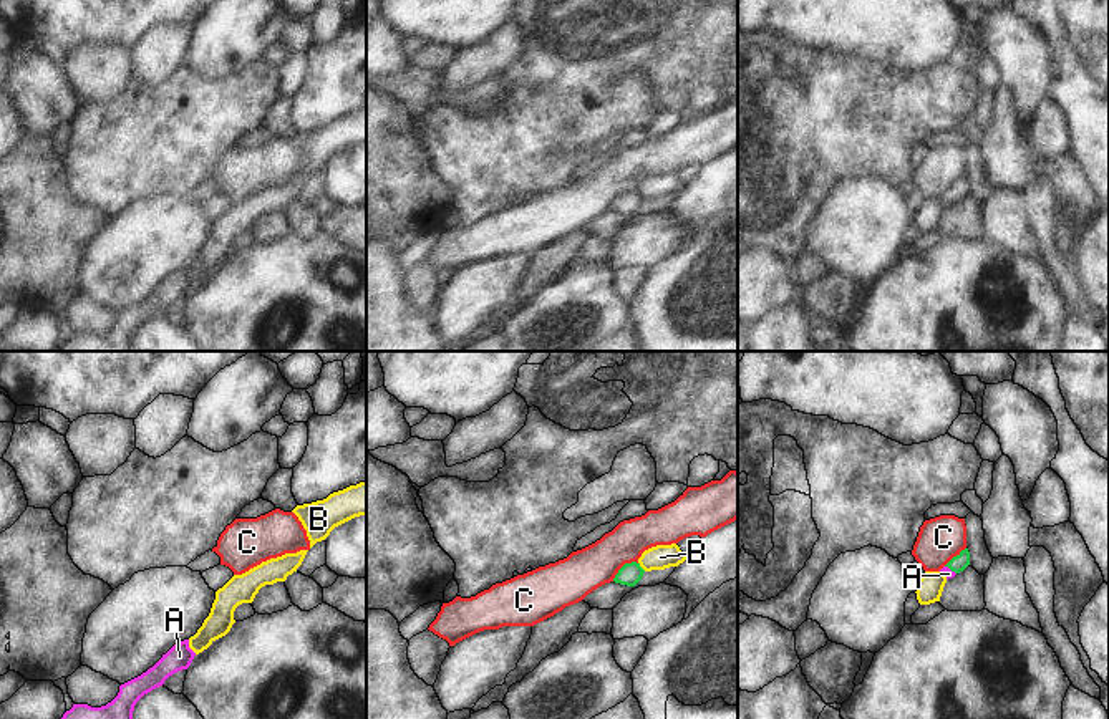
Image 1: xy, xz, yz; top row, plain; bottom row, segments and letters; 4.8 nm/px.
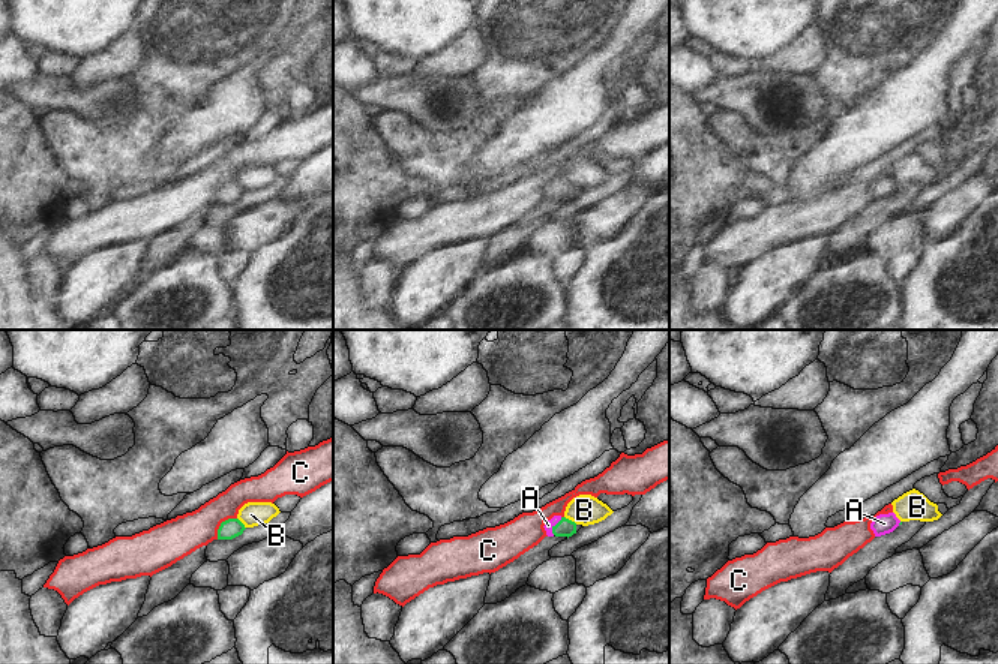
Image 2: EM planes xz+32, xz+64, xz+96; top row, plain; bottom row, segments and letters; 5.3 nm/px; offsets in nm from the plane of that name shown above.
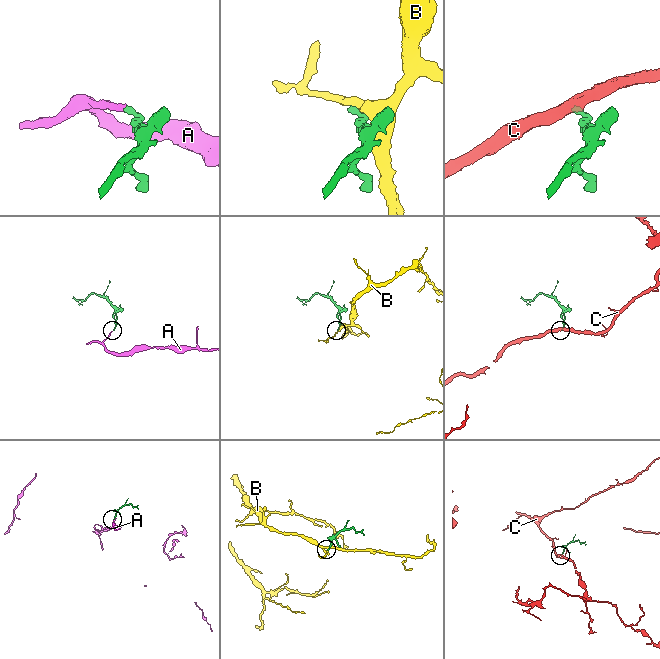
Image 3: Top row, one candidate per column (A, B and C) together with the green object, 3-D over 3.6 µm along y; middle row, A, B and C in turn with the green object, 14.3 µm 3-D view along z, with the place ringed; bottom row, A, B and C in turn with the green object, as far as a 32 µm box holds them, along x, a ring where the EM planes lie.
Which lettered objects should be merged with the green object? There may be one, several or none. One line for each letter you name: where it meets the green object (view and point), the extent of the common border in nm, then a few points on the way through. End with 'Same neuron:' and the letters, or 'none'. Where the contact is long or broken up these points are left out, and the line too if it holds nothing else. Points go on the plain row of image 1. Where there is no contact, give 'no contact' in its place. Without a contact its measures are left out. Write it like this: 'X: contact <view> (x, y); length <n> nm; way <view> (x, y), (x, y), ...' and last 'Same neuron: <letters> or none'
A: contact yz (950, 197); length 70 nm; way yz (960, 191), (950, 197), (949, 202)
Same neuron: A

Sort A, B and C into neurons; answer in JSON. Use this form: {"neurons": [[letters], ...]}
{"neurons": [["A"], ["B"], ["C"]]}

